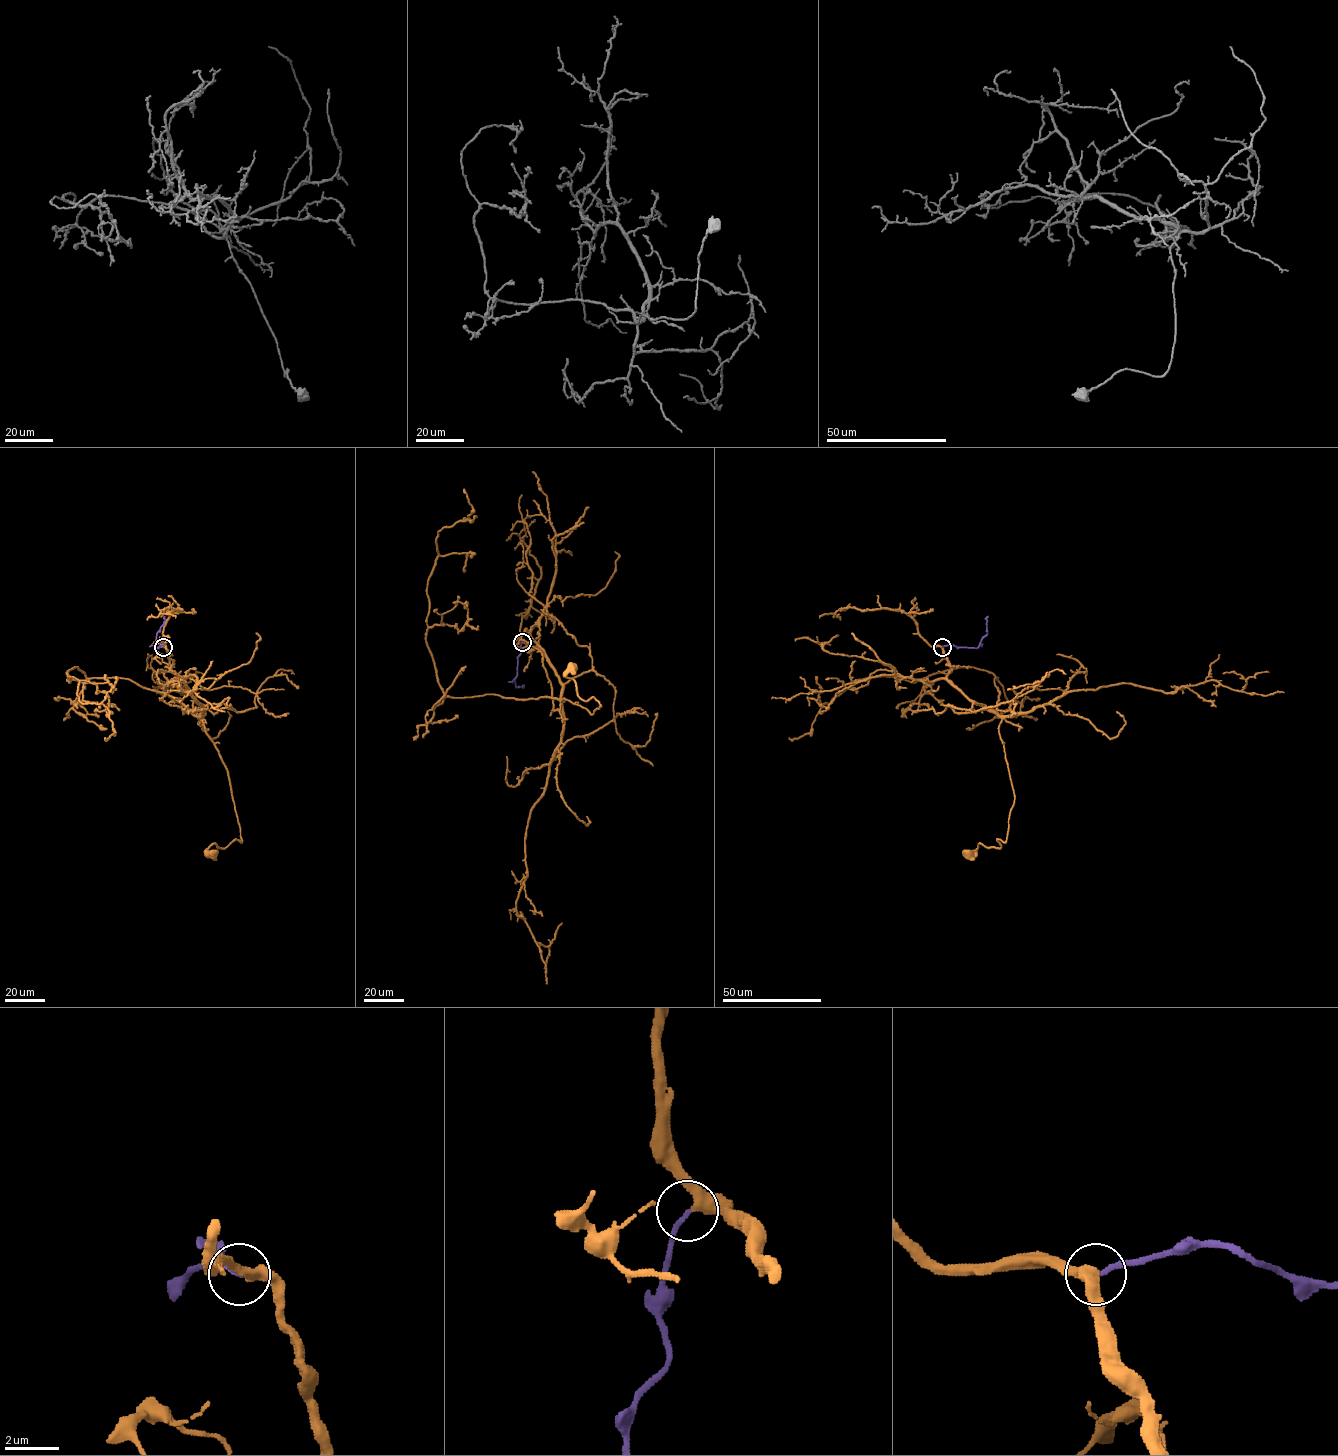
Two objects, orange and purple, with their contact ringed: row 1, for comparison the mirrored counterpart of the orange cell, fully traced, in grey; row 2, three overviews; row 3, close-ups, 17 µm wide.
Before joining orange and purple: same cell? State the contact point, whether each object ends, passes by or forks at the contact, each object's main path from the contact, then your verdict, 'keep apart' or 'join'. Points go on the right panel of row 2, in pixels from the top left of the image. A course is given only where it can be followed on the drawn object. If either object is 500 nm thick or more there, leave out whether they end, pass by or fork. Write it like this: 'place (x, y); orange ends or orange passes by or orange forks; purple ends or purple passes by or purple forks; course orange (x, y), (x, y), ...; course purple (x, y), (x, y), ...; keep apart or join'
place (942, 647); orange passes by; purple ends; course orange (943, 646), (947, 678), (1001, 718), (1014, 796), (1005, 841), (967, 854); course purple (943, 646), (979, 646), (987, 632), (988, 616); join

